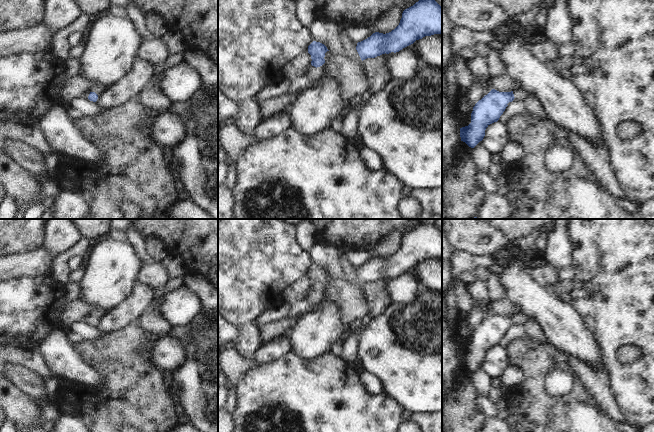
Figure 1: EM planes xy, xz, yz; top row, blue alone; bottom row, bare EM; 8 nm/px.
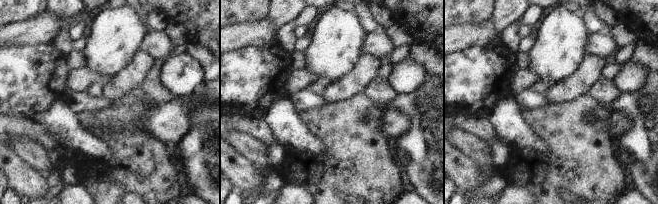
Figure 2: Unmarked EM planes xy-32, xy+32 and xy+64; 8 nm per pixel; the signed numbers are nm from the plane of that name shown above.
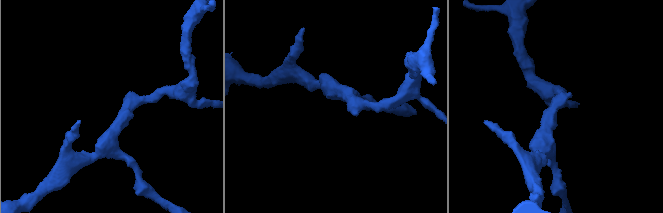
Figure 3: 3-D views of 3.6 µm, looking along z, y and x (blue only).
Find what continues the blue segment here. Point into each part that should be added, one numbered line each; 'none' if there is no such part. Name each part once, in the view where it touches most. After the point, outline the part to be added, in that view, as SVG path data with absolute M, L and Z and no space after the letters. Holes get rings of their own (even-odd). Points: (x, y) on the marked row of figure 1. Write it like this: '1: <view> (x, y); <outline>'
1: xy (98, 89); M96 85L94 87L92 87L89 91L85 92L82 96L82 98L86 98L88 101L90 101L88 99L88 96L91 92L95 92L99 96L101 95L101 93L106 89L106 87L102 86L102 85Z

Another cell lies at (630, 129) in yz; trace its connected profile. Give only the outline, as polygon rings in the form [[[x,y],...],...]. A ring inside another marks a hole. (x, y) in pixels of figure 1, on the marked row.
[[[634,119],[622,120],[617,126],[617,135],[622,140],[633,140],[642,133],[642,125]]]

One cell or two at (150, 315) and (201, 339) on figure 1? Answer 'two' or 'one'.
two

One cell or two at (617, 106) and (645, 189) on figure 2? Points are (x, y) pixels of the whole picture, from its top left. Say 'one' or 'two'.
one

